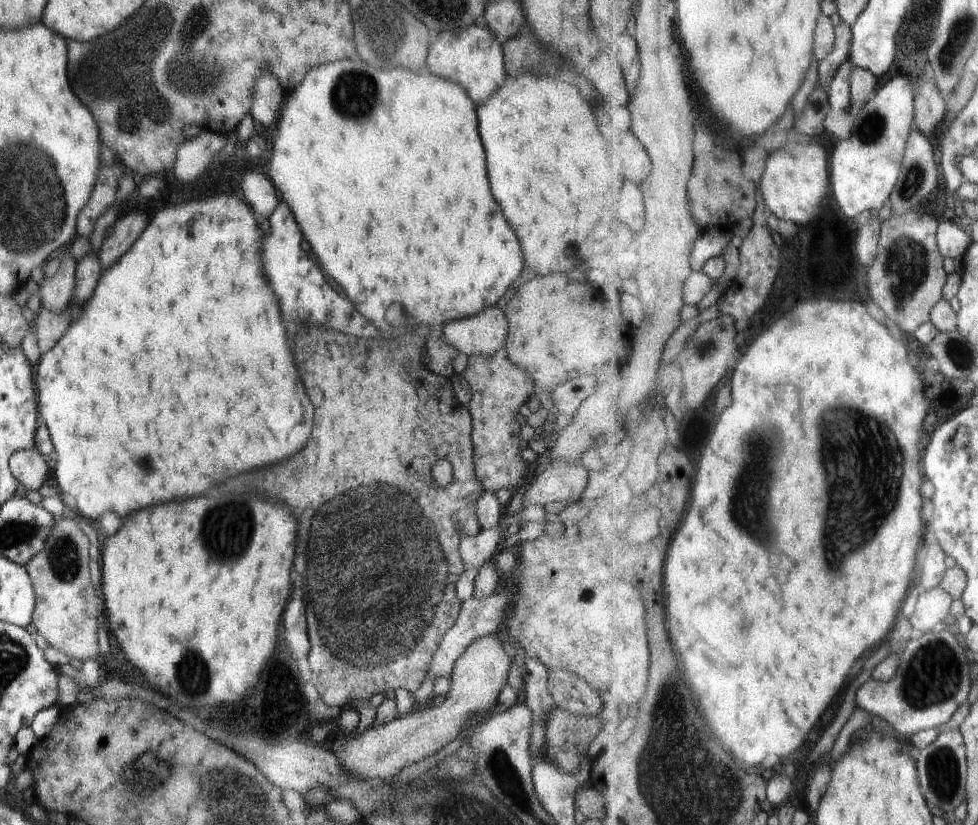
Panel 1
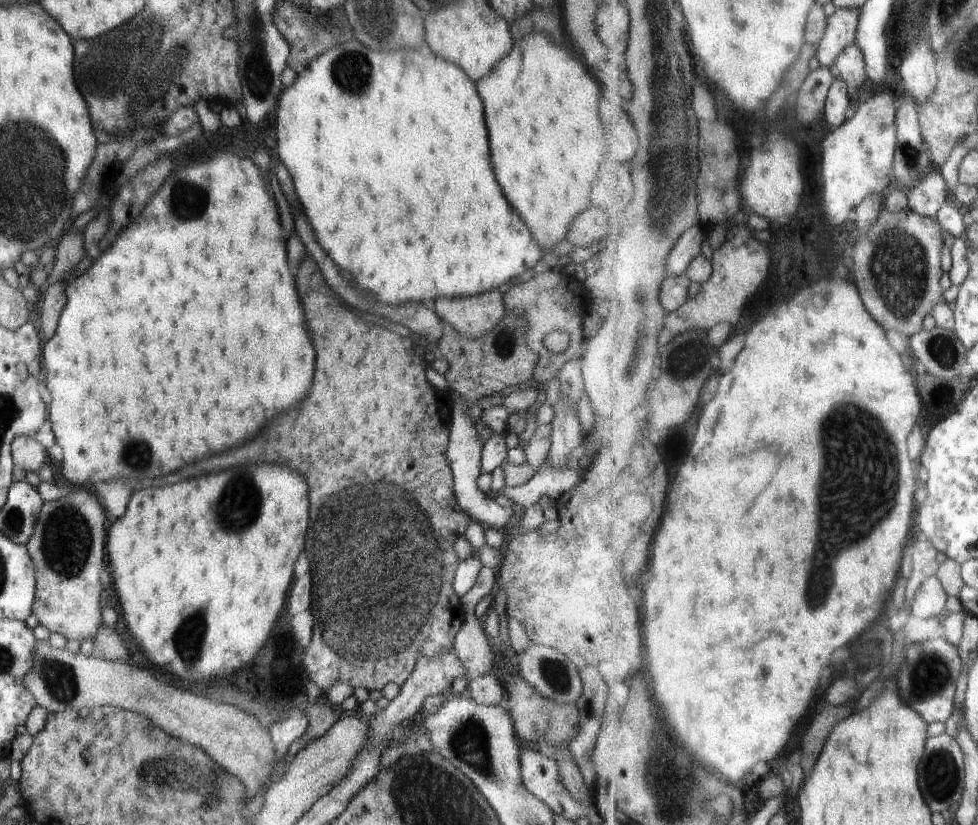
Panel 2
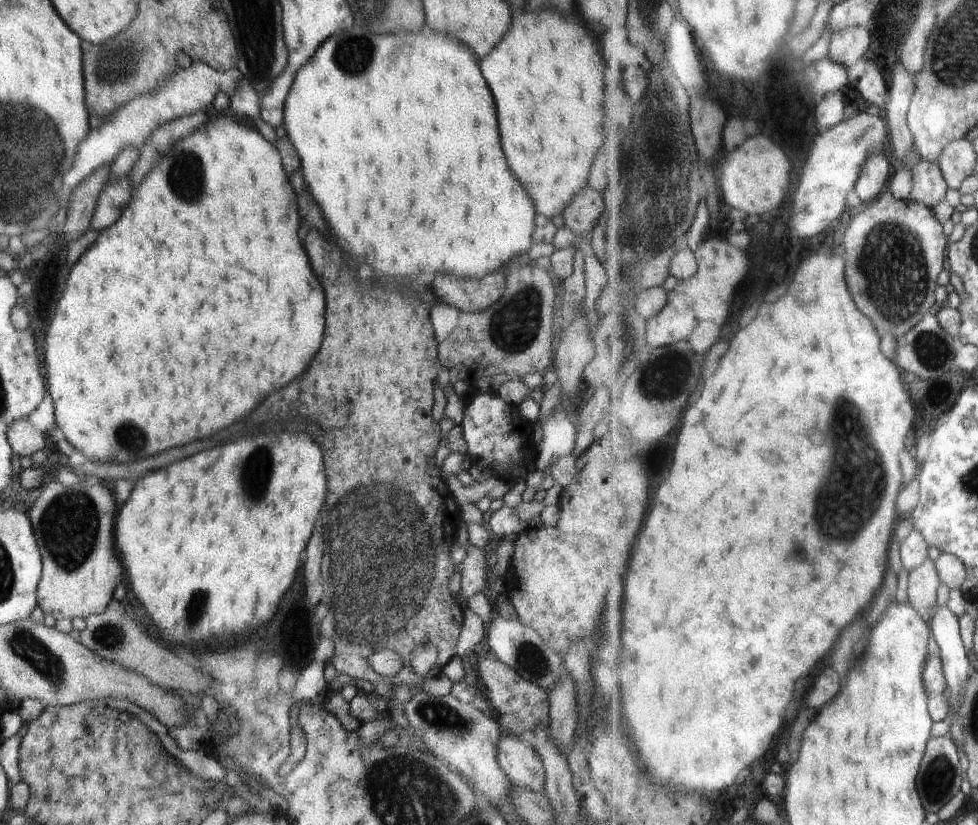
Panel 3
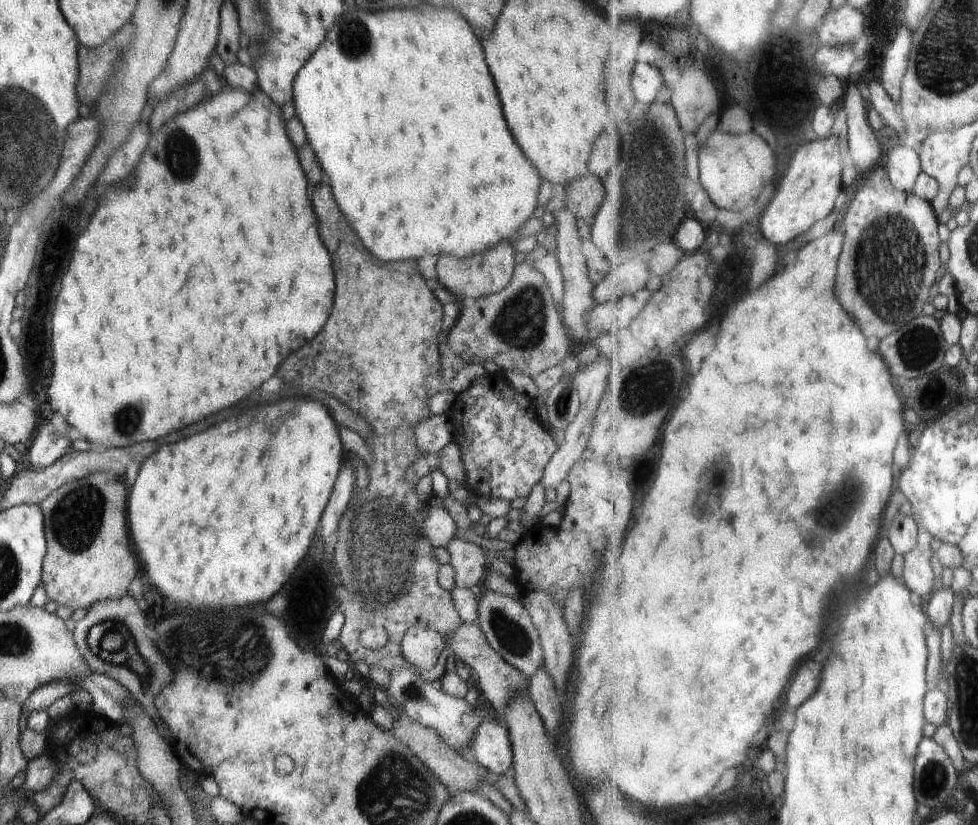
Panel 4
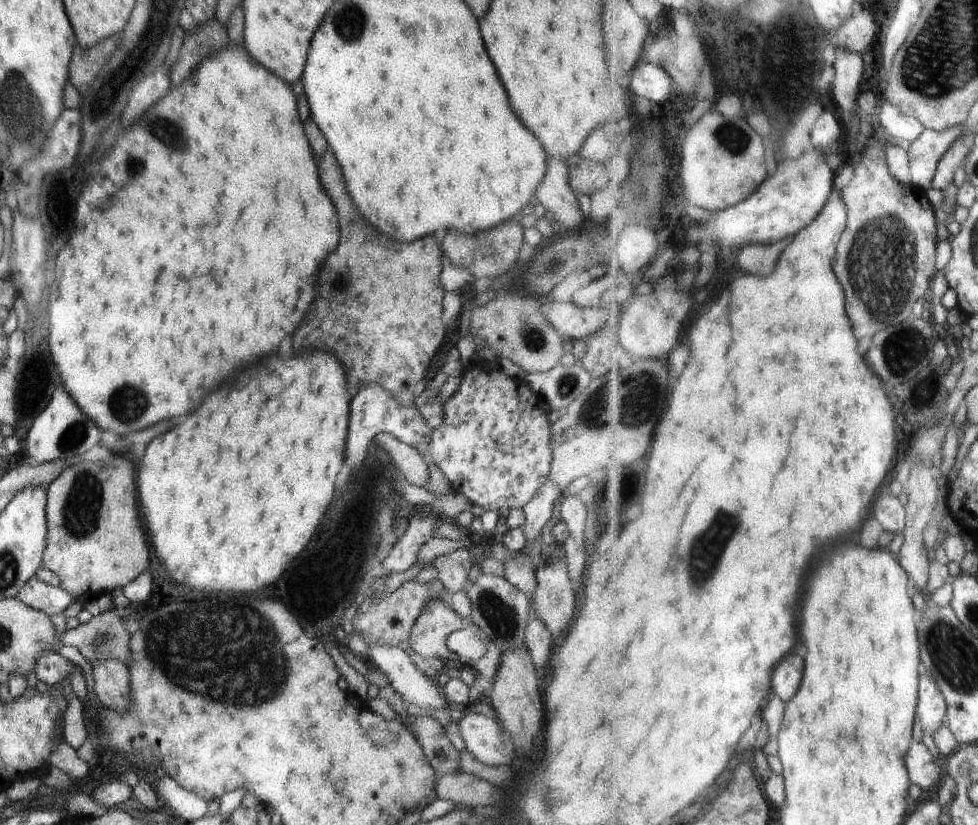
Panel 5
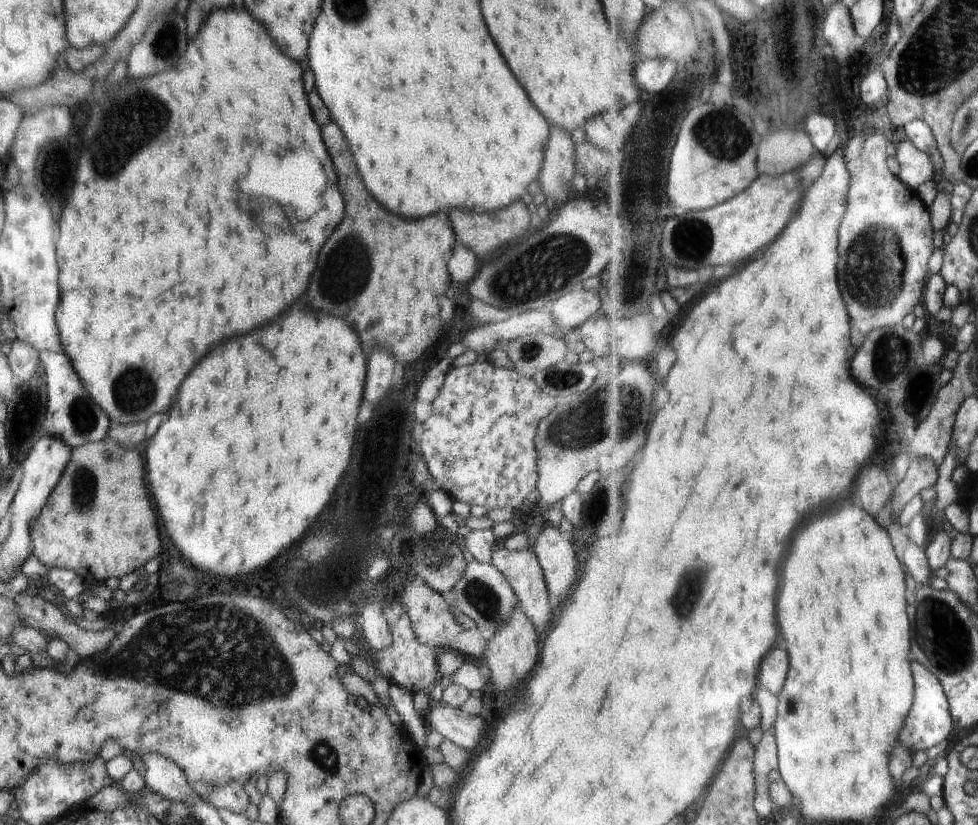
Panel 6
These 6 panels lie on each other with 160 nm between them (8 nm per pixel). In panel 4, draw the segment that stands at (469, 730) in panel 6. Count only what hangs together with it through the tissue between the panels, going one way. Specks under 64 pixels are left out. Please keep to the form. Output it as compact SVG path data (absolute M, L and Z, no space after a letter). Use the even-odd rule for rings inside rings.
M484 719L470 750L470 758L478 761L495 777L511 773L513 756L510 735L500 720Z

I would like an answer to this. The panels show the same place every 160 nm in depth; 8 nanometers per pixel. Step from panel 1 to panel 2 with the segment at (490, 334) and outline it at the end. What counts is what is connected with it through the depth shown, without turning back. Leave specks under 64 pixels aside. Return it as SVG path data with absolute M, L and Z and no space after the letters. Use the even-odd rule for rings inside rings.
M494 289L452 302L438 300L434 312L466 339L477 339L489 333L505 317L503 292L504 289Z

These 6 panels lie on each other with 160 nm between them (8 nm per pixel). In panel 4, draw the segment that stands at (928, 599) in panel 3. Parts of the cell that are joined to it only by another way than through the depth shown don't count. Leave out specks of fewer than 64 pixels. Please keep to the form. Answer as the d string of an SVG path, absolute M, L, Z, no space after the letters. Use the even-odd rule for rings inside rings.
M920 527L917 547L905 556L905 569L903 580L911 591L920 596L930 596L938 588L937 575L932 566L935 550L932 542L935 536Z

